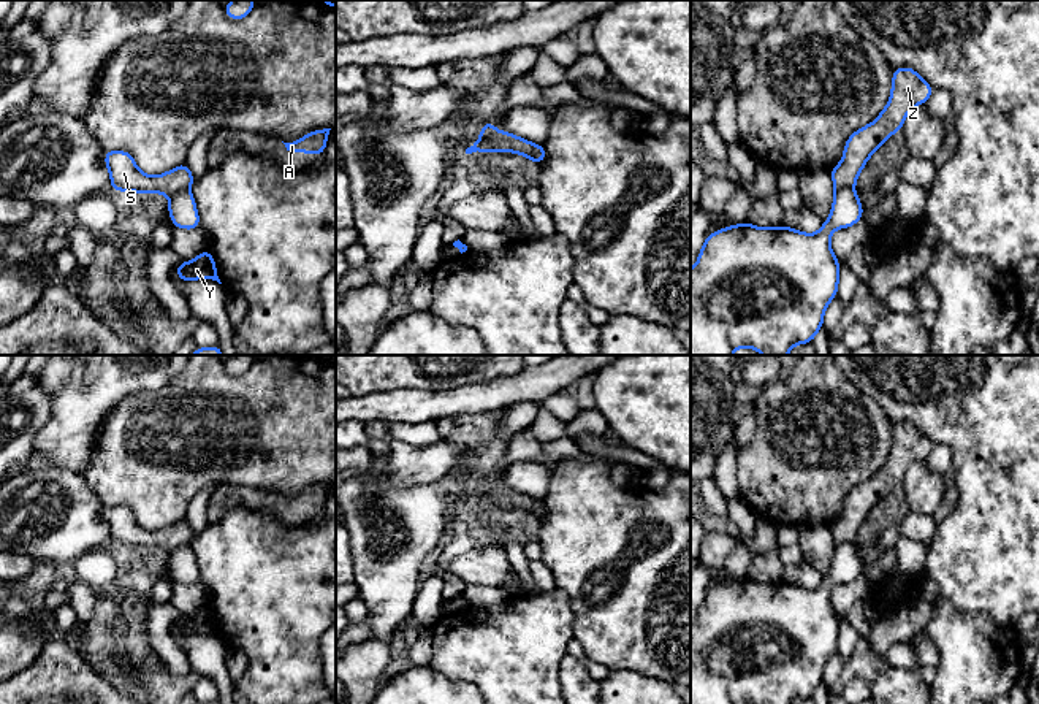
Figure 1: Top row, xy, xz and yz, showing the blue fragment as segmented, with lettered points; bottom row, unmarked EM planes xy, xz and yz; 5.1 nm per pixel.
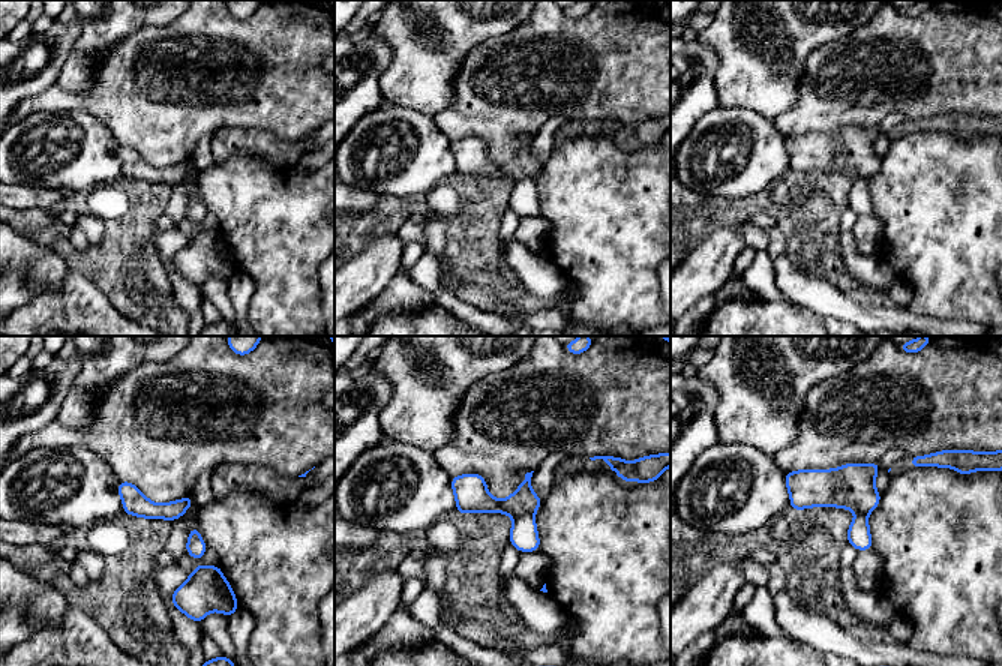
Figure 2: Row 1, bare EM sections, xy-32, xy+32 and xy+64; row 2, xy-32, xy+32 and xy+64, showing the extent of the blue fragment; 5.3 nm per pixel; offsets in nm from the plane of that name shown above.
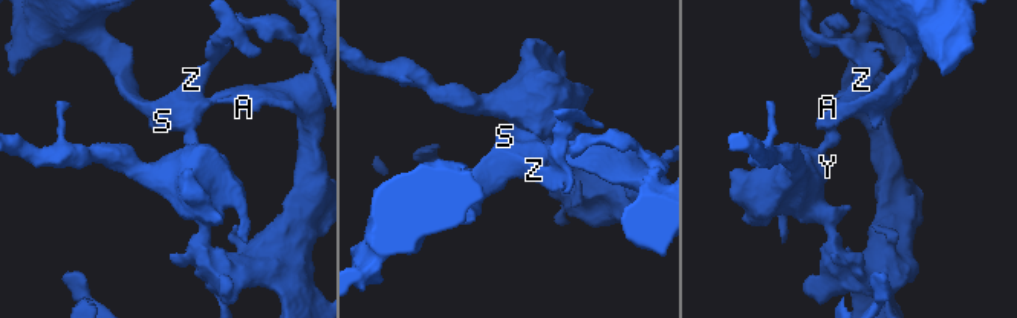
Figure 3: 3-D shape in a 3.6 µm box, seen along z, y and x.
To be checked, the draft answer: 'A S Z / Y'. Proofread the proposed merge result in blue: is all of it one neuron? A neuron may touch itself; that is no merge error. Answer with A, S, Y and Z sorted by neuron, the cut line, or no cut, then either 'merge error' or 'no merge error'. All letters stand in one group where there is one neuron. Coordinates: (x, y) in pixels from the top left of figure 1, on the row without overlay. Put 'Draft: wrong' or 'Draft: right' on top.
Draft: right
A S Z / Y; cut in xy along (189, 543), (184, 543), (170, 554); merge error

